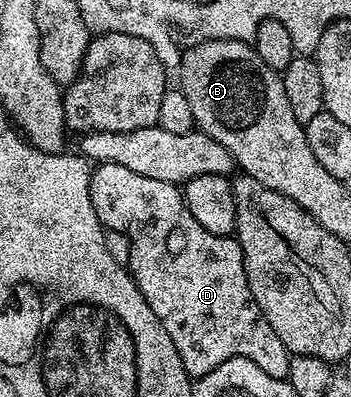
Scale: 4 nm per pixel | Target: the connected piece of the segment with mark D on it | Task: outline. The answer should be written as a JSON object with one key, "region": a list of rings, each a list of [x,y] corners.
{"region":[[[116,162],[99,164],[91,171],[90,193],[103,228],[128,238],[128,271],[148,306],[152,306],[152,314],[160,318],[160,326],[168,330],[168,338],[172,338],[172,346],[176,346],[176,354],[180,354],[180,362],[184,362],[184,370],[190,377],[208,374],[216,370],[220,362],[239,356],[256,362],[256,366],[272,374],[272,378],[286,379],[291,354],[253,300],[248,274],[244,274],[244,254],[234,236],[217,236],[204,230],[204,226],[192,218],[192,210],[188,210],[179,185],[136,174],[128,170],[128,166],[118,166]]]}

